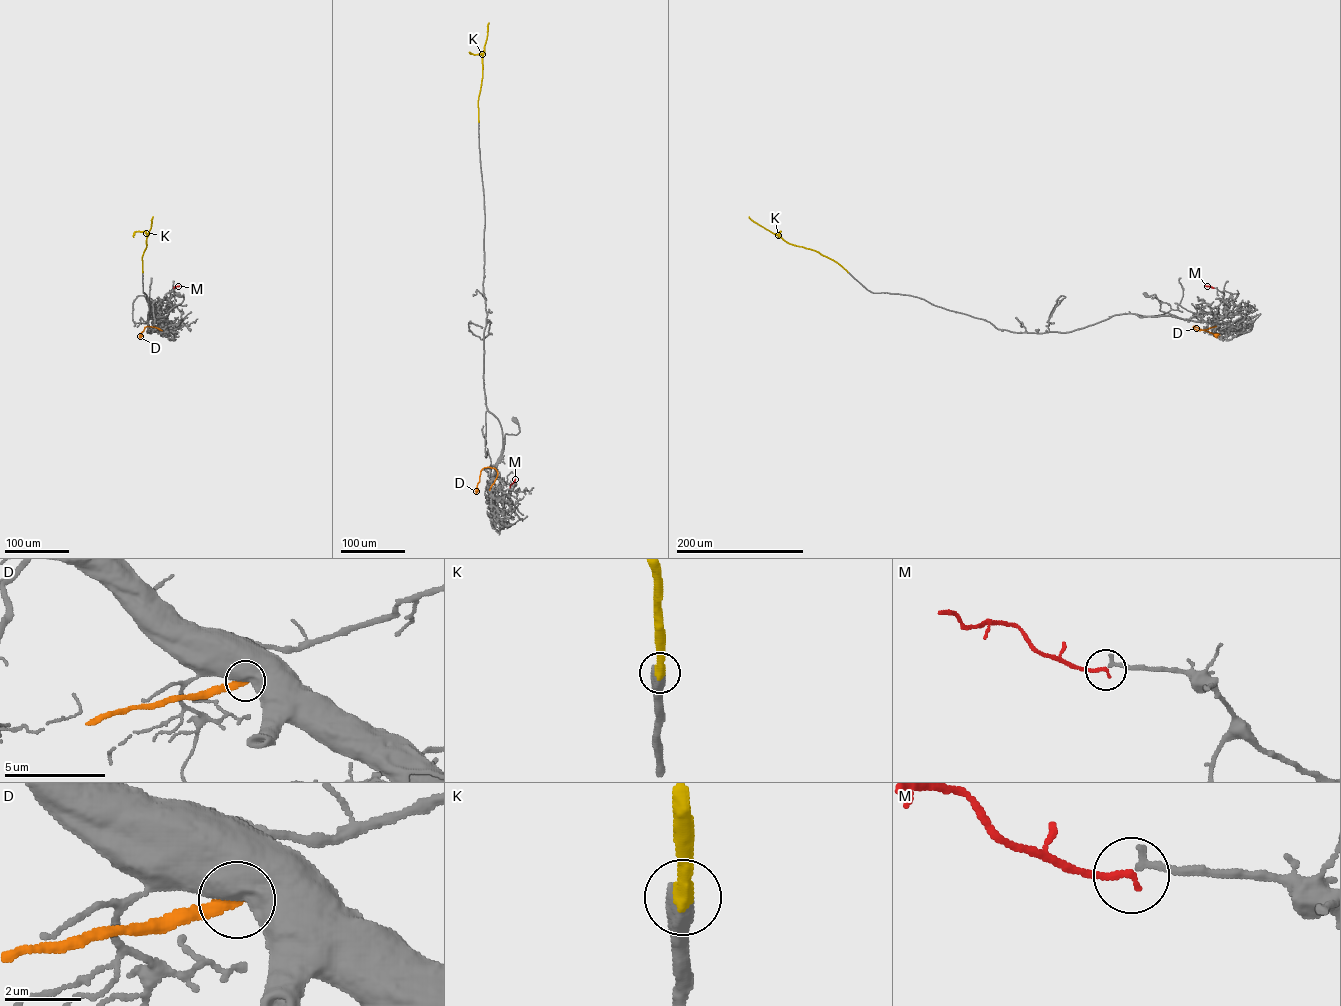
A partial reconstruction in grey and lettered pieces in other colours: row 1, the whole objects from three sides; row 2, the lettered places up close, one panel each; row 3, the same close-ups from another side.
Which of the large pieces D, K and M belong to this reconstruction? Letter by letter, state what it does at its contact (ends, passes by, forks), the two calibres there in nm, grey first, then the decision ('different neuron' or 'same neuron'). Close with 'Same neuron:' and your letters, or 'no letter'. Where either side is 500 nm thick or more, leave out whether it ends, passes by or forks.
D: 750 nm thick on the grey side, 260 nm on the other; different neuron
K: 650 nm thick on the grey side, 420 nm on the other; same neuron
M: it ends there; 200 nm thick on the grey side, 180 nm on the other; same neuron
Same neuron: K, M

